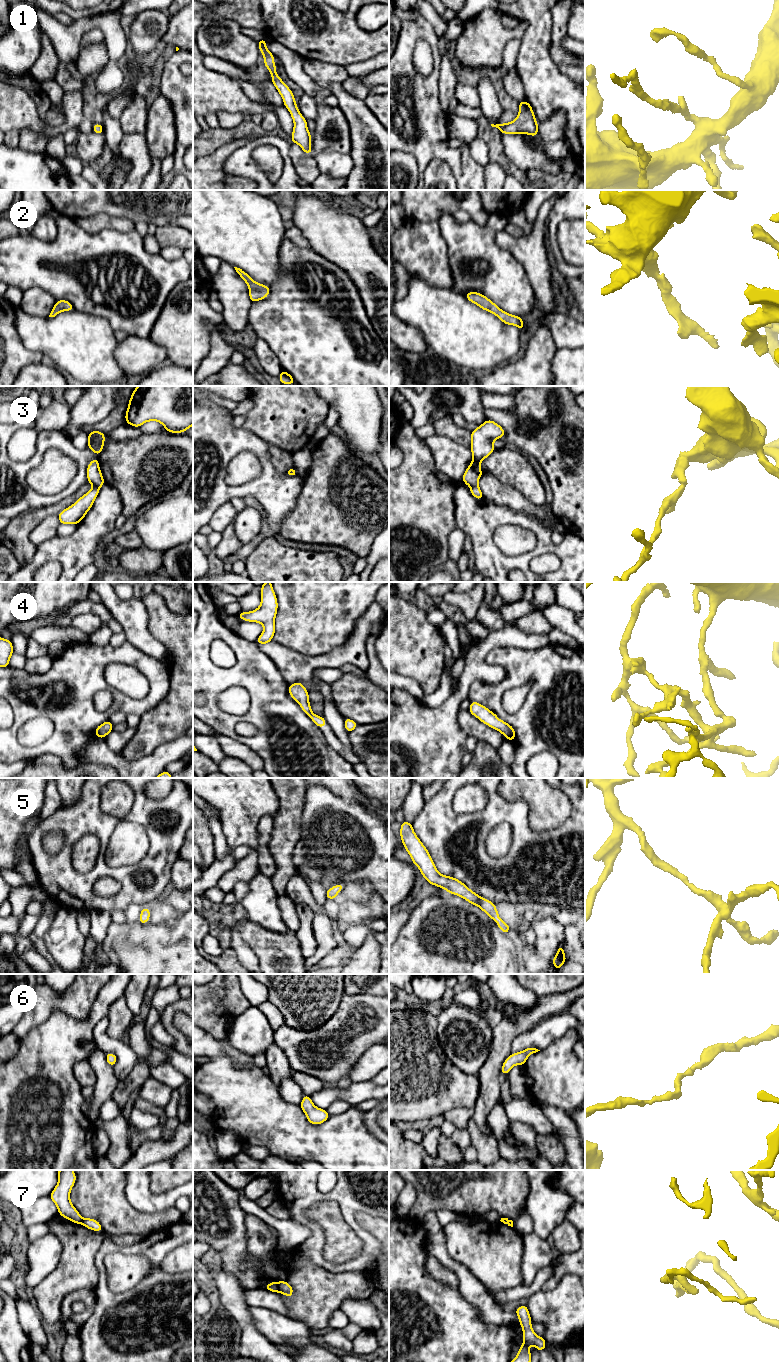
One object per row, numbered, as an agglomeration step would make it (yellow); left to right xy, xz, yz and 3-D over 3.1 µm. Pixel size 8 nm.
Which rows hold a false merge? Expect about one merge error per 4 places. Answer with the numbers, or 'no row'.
3, 7

